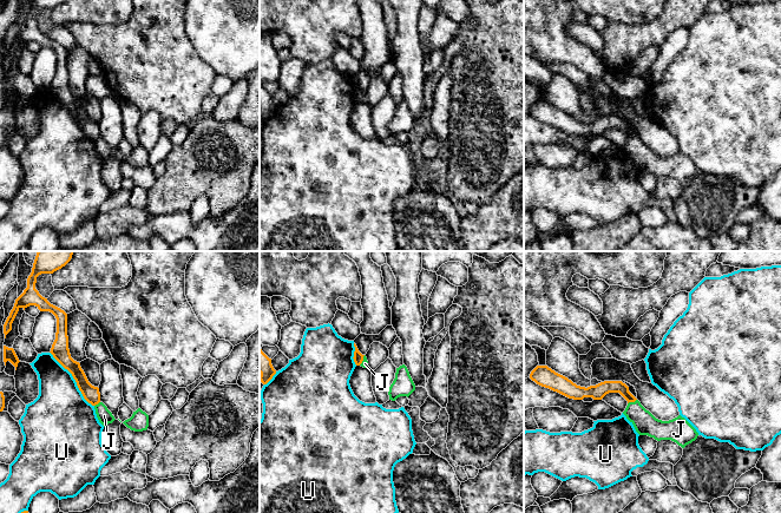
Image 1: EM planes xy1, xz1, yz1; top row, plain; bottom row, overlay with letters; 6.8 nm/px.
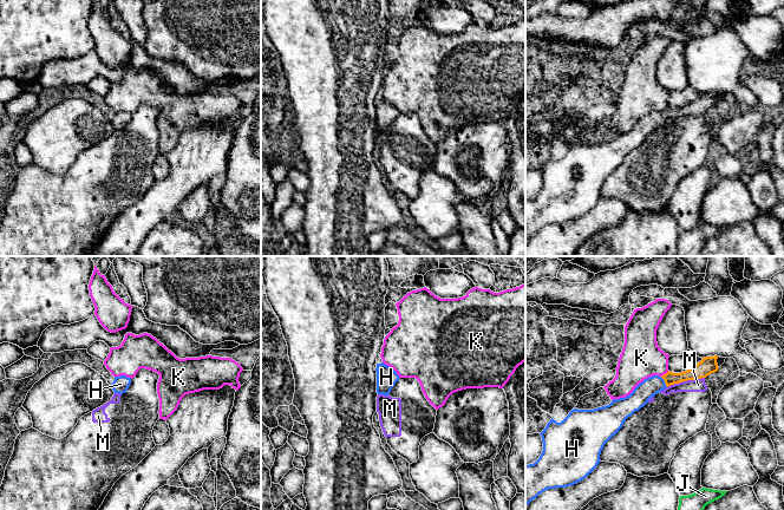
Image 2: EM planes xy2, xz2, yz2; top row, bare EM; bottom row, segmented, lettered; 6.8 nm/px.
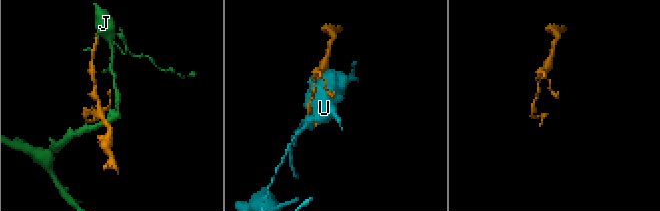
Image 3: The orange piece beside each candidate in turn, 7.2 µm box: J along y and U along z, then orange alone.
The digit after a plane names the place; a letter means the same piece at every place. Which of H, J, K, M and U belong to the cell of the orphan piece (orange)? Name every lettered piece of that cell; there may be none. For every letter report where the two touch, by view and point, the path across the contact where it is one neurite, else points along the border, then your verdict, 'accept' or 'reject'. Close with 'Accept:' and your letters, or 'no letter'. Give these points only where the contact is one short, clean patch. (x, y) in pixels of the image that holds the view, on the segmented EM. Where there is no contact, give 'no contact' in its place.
H: meets orange in yz2 at (665, 381); runs through yz2 (699, 371), (665, 381), (651, 386); accept
J: meets orange in yz1 at (631, 401); border along yz1 (636, 399), (628, 403); reject
K: meets orange in yz2 at (666, 373); border along yz2 (668, 371), (661, 377); reject
M: meets orange in yz2 at (685, 380); border along yz2 (704, 377), (674, 383), (667, 387); reject
U: meets orange in xy1 at (74, 379); reject
Accept: H

